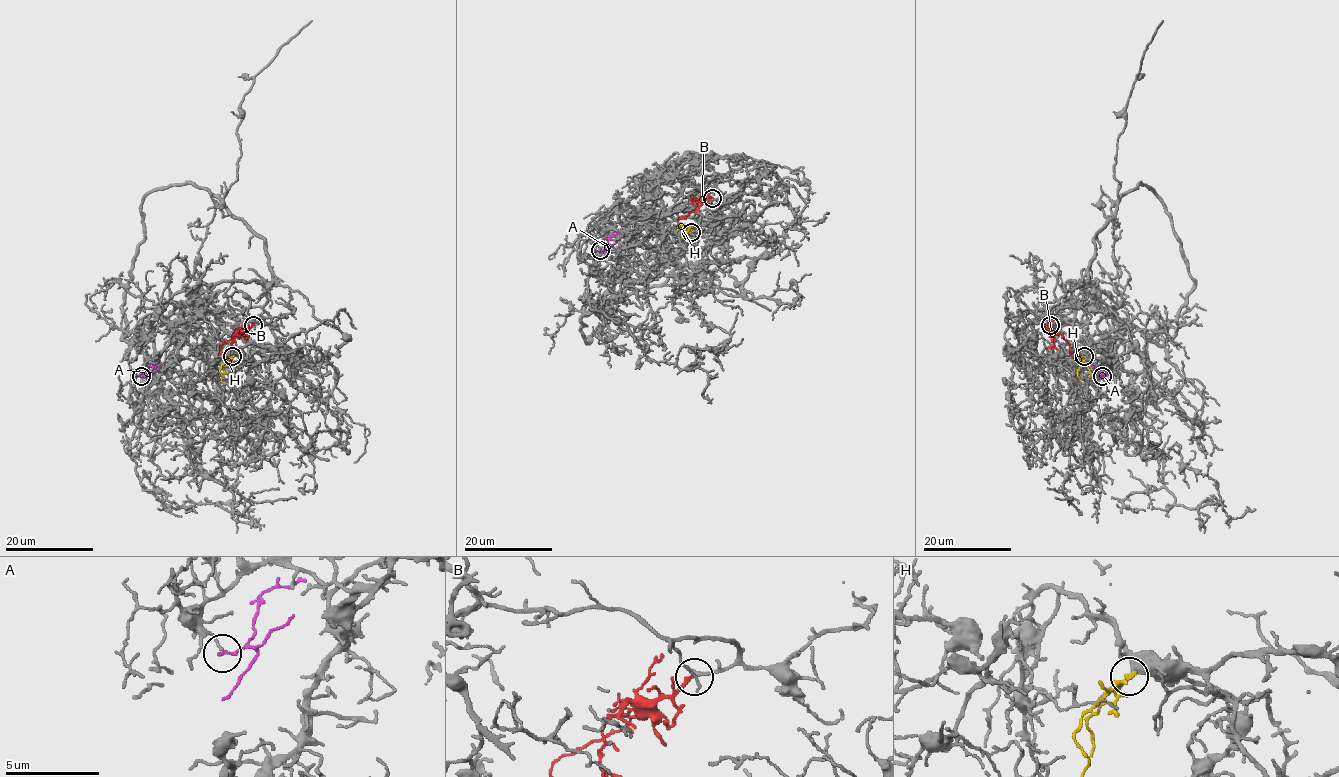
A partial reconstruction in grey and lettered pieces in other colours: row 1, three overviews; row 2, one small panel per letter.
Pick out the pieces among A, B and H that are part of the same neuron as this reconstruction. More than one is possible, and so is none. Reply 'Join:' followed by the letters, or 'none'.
Join: B, H

